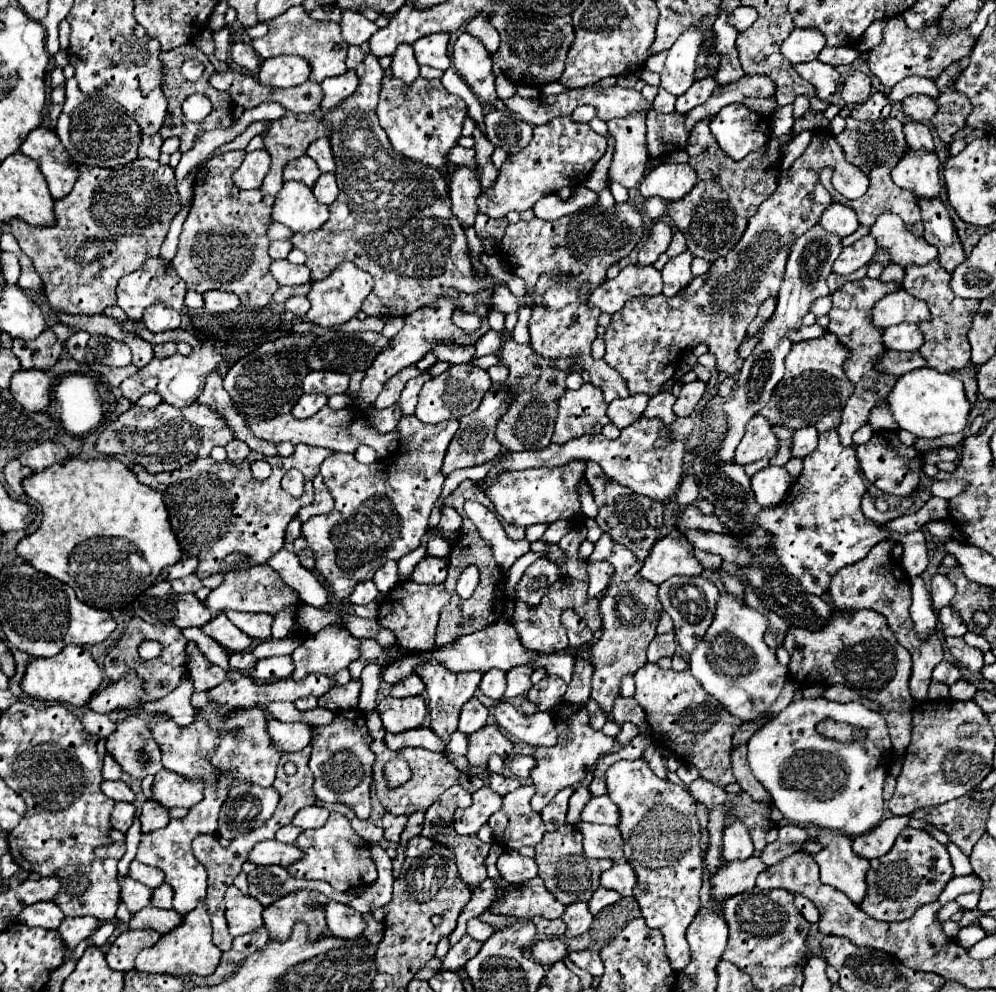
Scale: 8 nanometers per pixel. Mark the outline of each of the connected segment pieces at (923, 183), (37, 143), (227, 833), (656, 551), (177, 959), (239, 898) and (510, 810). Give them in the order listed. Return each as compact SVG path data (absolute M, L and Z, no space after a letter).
M906 148L906 154L898 160L892 170L892 180L896 186L912 190L916 198L938 198L940 174L938 156L928 150Z
M36 128L28 134L20 146L20 152L38 162L54 198L64 198L70 194L74 182L78 180L78 164L64 150L56 132L48 128Z
M256 784L234 786L230 790L226 802L222 804L222 810L220 810L220 824L218 824L220 838L232 840L238 834L246 834L254 828L260 828L274 814L274 810L278 806L278 800L280 800L280 794L272 786L268 786L268 788L262 788L262 786L256 786Z
M674 530L652 546L640 574L652 584L662 584L670 576L694 576L702 574L702 570L702 564L694 558L694 548L690 546L690 542L686 542L686 538L682 538L682 534Z
M204 902L198 904L196 910L184 916L184 922L174 928L172 932L164 934L158 942L158 946L152 946L148 950L142 950L136 958L136 970L138 972L166 972L166 974L196 974L196 976L210 976L218 962L222 952L218 946L214 946L210 936L210 918L206 914Z
M236 886L226 890L226 920L234 938L260 928L264 924L262 910L262 904L258 904L252 896L242 894Z
M520 786L518 790L504 796L502 808L488 820L496 844L506 850L520 850L522 846L536 846L546 828L540 812L534 812L530 800L534 786Z

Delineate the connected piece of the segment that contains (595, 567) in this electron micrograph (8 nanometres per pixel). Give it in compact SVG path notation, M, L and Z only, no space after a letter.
M590 562L588 564L588 596L594 598L596 594L600 594L608 584L610 584L610 578L614 576L614 566L610 566L610 562Z

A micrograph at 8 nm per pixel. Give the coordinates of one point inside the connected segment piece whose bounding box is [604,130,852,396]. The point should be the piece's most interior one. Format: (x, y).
(643, 340)

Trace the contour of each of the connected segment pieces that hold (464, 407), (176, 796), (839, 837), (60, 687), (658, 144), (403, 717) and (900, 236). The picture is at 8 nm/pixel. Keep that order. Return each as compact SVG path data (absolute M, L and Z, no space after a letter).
M472 364L450 366L442 376L436 376L422 386L420 400L416 406L416 416L422 418L422 422L426 422L426 424L438 424L438 422L444 422L450 418L462 418L480 406L484 394L490 390L490 386L492 386L492 380L490 380L488 372L478 366L472 366Z
M160 770L154 776L152 790L154 790L154 800L168 808L174 808L174 806L192 808L204 798L202 778L186 778L170 770Z
M822 830L818 842L824 846L822 852L814 854L820 866L820 880L844 892L856 906L866 896L866 874L870 862L852 852L852 840L840 832Z
M70 644L54 658L32 658L20 686L28 696L36 700L60 702L60 704L70 704L74 708L82 708L90 702L100 682L102 682L102 670L94 662L90 650Z
M654 110L646 116L648 126L648 150L650 156L660 156L672 150L686 148L688 130L684 128L684 116L680 114L658 114Z
M386 696L378 702L378 712L384 722L384 728L388 732L398 734L422 726L422 720L426 716L426 704L422 696L410 696L410 698Z
M882 214L872 226L870 234L876 238L878 246L884 248L892 262L900 266L908 264L928 264L938 256L938 250L930 246L924 238L914 236L902 222L902 218L894 214Z

